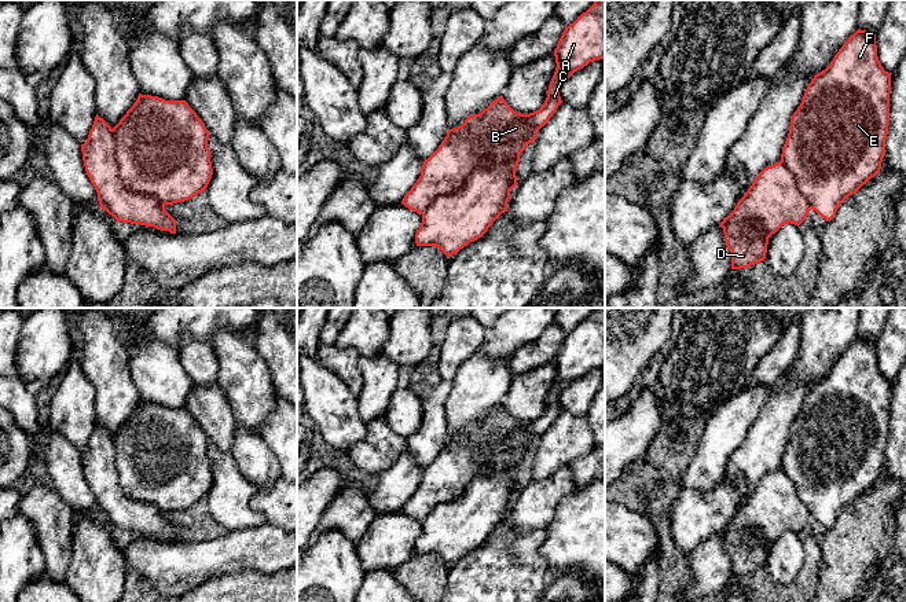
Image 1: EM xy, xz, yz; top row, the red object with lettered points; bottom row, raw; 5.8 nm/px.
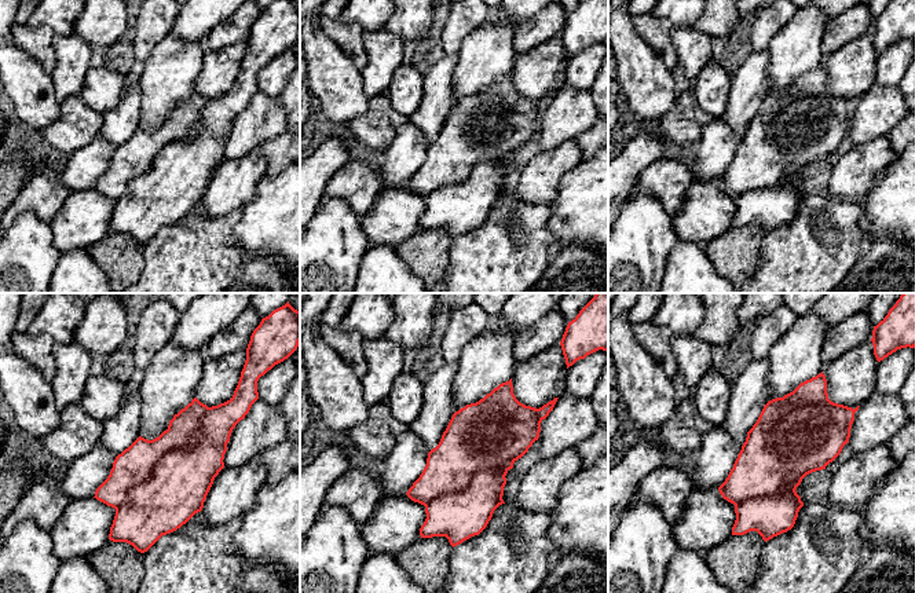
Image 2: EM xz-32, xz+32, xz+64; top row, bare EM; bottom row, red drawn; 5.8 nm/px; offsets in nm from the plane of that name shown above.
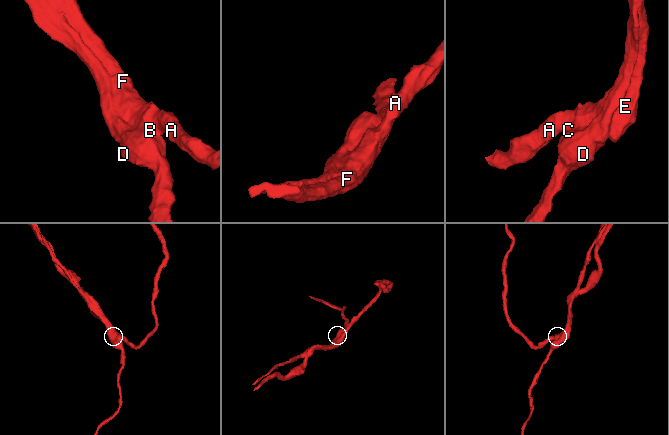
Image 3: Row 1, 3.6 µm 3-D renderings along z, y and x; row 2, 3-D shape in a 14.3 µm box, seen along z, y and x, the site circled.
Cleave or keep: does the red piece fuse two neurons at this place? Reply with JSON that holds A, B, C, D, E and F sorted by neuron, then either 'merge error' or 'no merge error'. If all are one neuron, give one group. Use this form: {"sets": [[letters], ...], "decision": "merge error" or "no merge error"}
{"sets": [["A", "B", "C", "D", "E", "F"]], "decision": "no merge error"}

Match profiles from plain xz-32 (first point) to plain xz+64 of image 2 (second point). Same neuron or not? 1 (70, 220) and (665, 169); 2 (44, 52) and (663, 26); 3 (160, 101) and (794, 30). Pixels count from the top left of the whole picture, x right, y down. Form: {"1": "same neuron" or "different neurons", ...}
{"1": "same neuron", "2": "same neuron", "3": "same neuron"}

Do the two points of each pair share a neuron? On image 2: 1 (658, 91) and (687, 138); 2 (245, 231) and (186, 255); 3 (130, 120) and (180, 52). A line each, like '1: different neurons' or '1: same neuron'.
1: different neurons
2: different neurons
3: same neuron

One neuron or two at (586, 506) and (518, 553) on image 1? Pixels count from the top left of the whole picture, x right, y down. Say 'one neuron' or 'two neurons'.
two neurons

